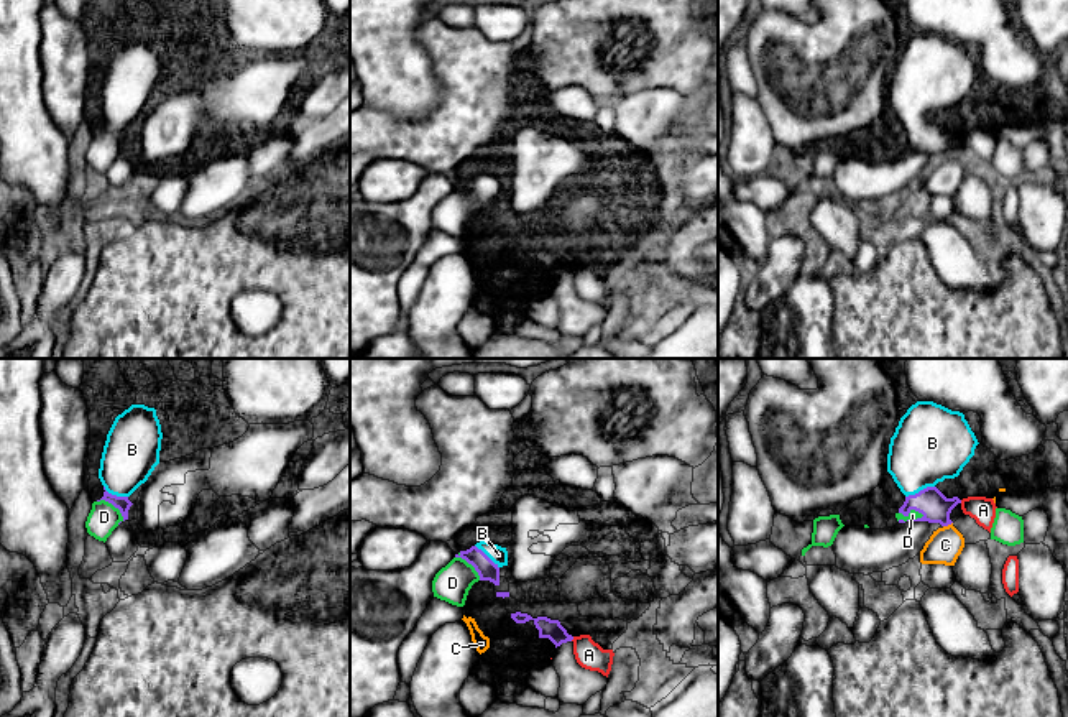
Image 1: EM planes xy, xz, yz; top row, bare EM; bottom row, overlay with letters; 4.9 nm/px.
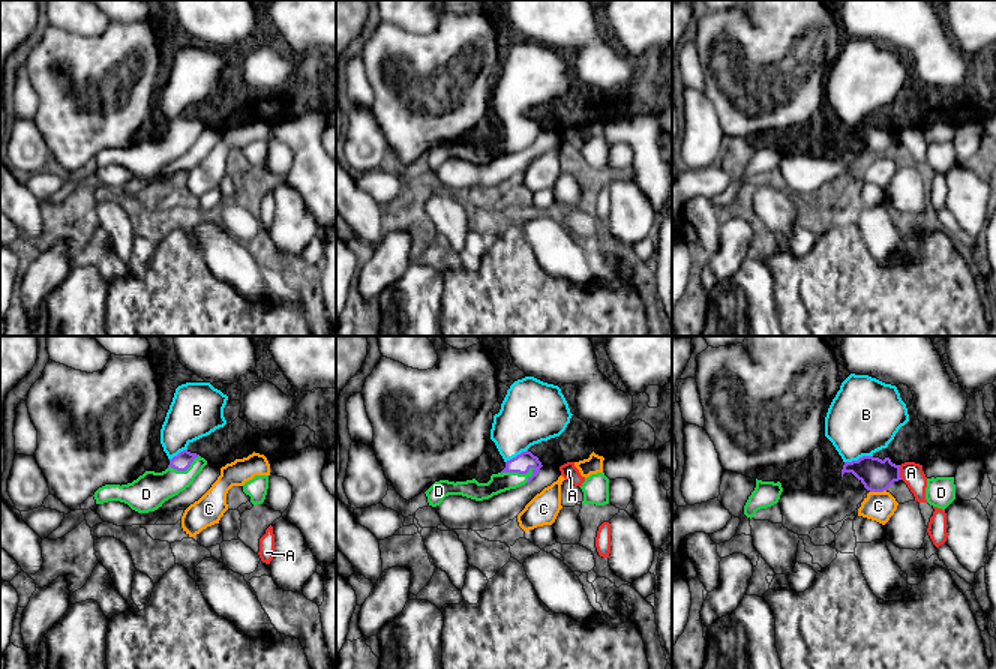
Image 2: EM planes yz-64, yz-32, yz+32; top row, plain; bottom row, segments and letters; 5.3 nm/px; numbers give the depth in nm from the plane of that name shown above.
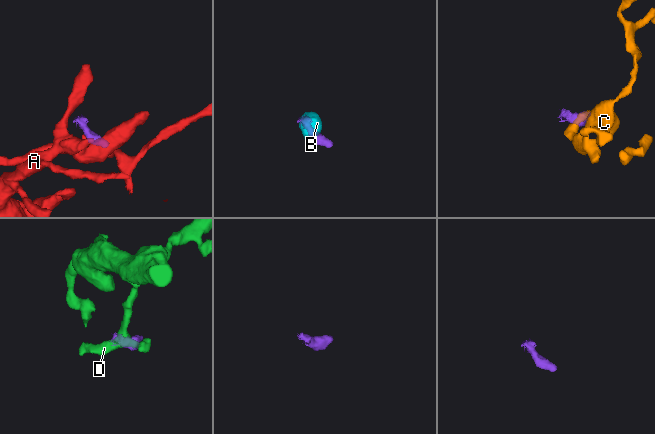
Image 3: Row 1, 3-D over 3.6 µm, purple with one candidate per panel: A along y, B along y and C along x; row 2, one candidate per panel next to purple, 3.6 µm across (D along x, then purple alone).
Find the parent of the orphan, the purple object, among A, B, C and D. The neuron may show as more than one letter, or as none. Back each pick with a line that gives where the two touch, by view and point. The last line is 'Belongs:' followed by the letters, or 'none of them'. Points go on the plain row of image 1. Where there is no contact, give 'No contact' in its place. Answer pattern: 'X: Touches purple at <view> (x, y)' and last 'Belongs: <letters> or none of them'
B: Touches purple at yz (920, 122)
D: Touches purple at yz (911, 152)
Belongs: B, D

